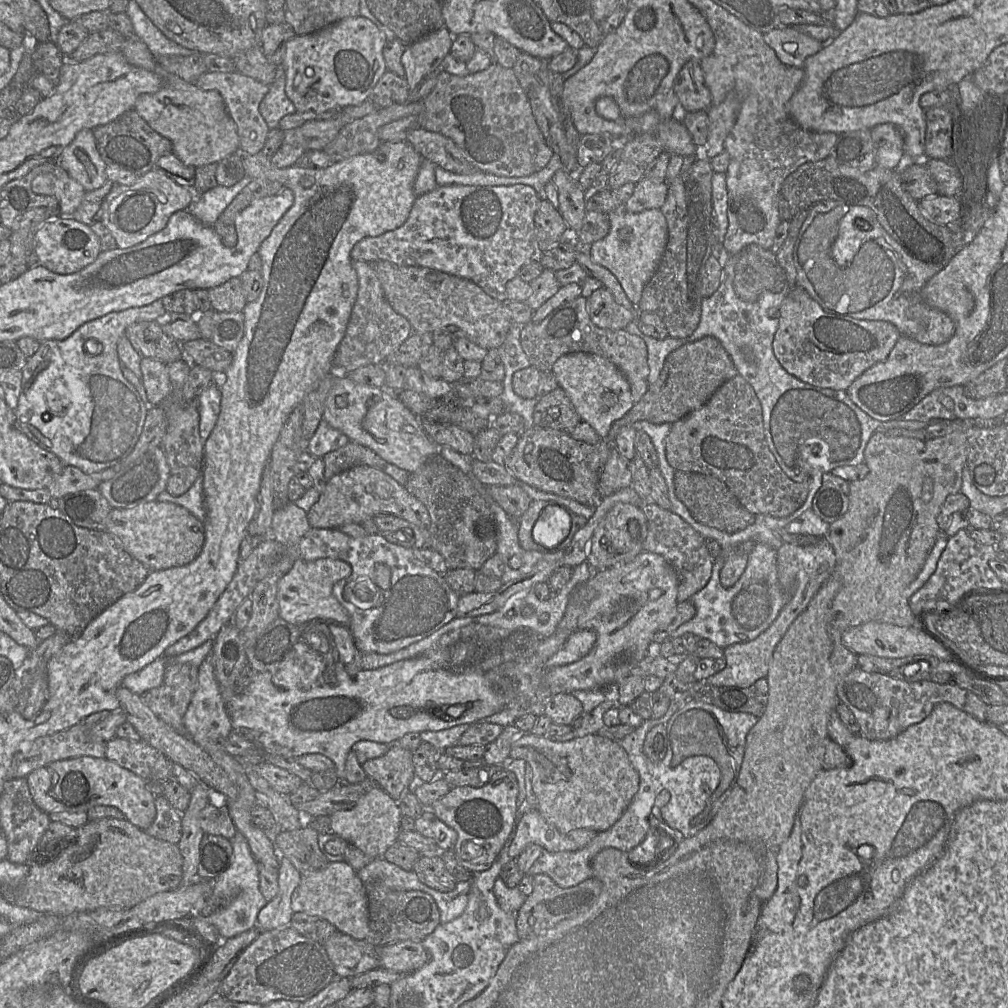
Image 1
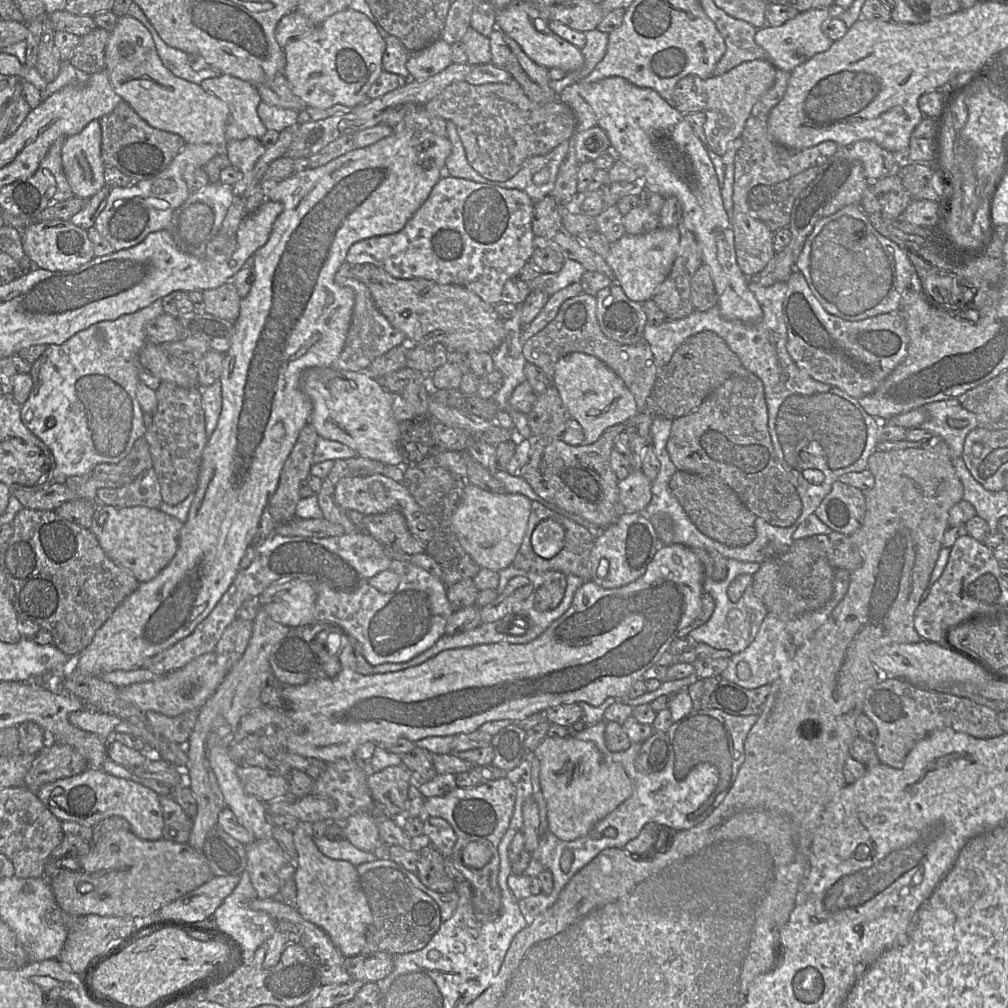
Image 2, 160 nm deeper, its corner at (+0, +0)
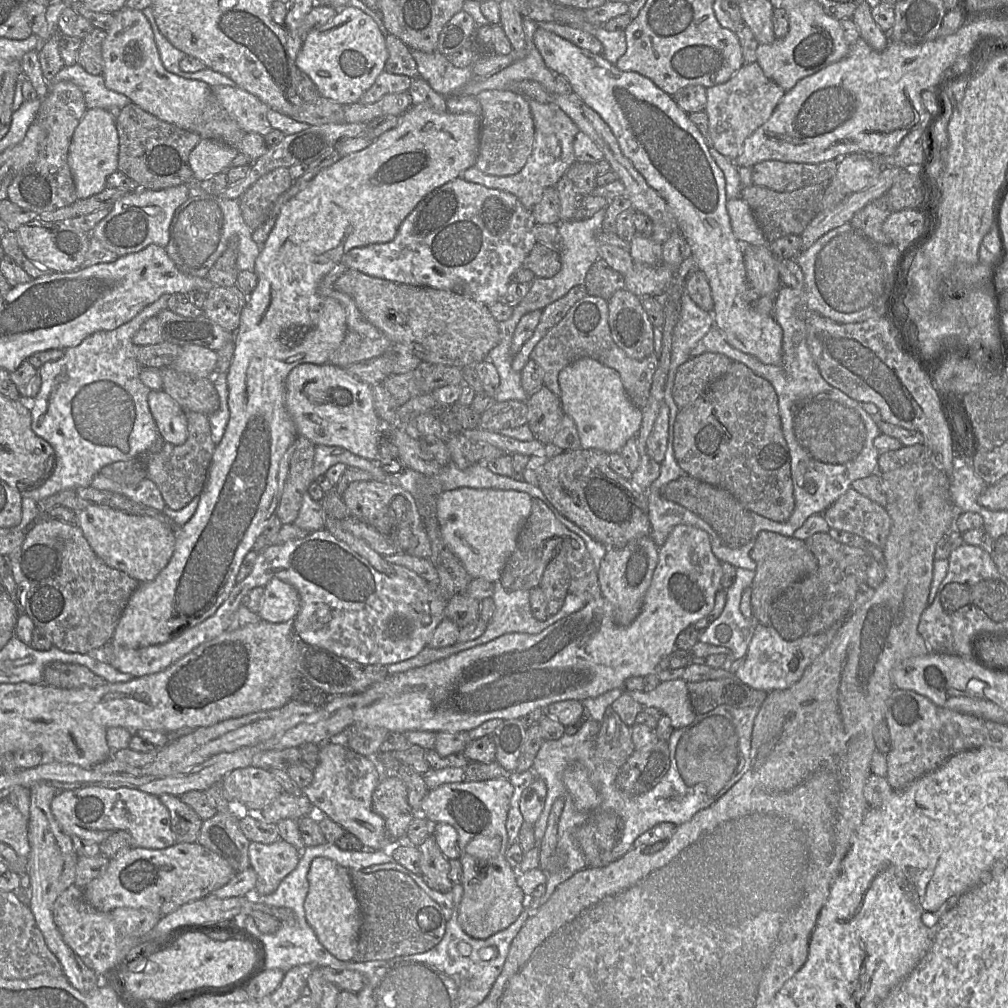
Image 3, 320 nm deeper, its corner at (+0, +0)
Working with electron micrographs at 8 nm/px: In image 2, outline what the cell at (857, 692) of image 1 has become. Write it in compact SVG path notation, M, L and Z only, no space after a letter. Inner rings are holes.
M885 678L866 694L862 713L875 724L877 737L873 742L880 763L899 768L913 746L930 733L950 728L975 738L993 738L1004 733L997 721L997 712L973 700L947 692L929 691L911 683Z

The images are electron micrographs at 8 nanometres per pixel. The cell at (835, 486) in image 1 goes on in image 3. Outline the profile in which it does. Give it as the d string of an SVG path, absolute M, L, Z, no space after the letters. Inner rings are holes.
M852 487L822 514L830 528L861 536L881 550L886 544L891 529L888 512Z

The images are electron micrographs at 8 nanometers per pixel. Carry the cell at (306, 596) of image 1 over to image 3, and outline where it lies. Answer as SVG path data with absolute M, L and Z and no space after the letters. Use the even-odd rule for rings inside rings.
M271 579L264 587L264 595L258 612L261 620L270 623L292 622L300 611L300 596L291 584Z

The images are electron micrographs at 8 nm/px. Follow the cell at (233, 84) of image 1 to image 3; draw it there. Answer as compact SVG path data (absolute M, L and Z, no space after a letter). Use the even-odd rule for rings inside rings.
M219 85L211 87L211 90L229 116L246 133L265 136L273 129L267 119L270 107L255 95L238 86Z

